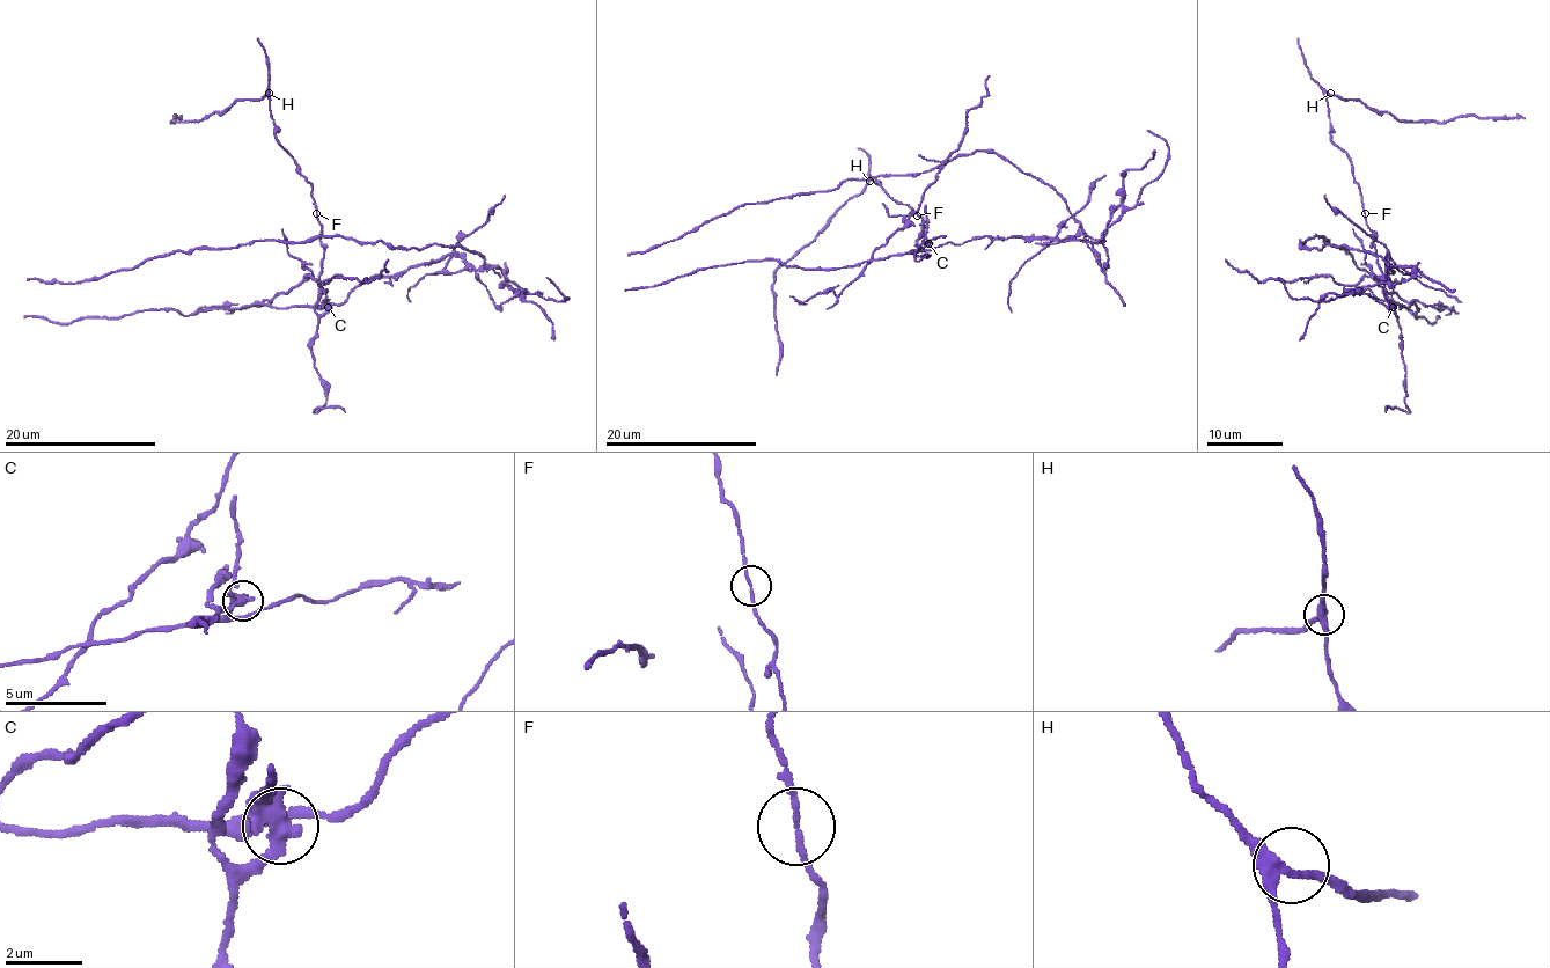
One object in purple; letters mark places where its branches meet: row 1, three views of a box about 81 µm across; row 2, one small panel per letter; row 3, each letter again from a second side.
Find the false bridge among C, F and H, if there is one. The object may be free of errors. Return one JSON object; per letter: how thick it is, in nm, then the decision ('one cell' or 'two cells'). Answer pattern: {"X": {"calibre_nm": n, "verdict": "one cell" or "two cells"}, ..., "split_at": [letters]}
{"C": {"calibre_nm": 340, "verdict": "two cells"}, "F": {"calibre_nm": 120, "verdict": "one cell"}, "H": {"calibre_nm": 280, "verdict": "one cell"}, "split_at": ["C"]}

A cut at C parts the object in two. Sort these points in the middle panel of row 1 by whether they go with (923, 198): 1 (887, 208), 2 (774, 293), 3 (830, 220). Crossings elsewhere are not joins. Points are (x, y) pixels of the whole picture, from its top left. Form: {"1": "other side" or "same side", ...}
{"1": "same side", "2": "other side", "3": "other side"}

